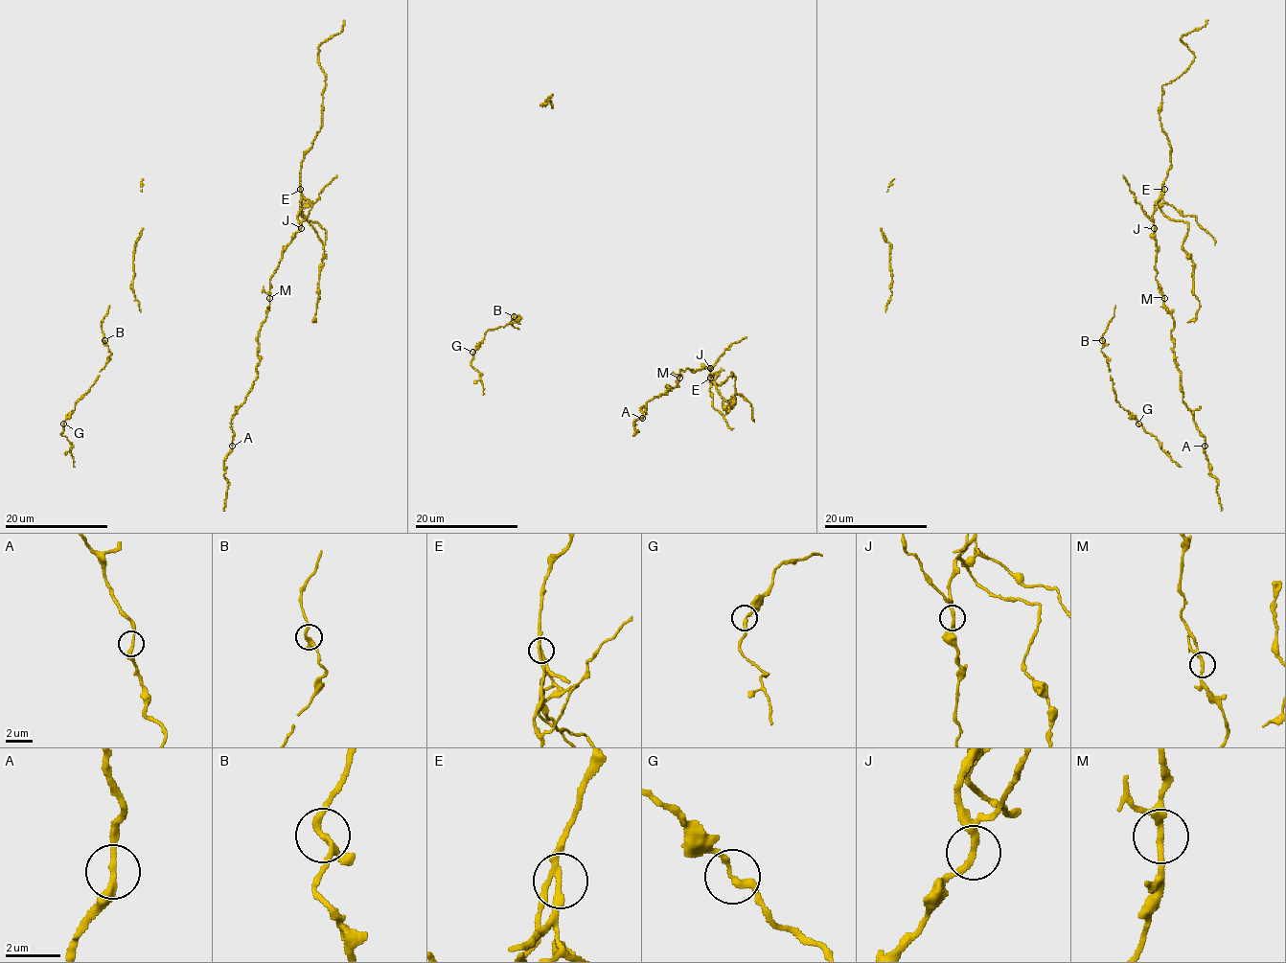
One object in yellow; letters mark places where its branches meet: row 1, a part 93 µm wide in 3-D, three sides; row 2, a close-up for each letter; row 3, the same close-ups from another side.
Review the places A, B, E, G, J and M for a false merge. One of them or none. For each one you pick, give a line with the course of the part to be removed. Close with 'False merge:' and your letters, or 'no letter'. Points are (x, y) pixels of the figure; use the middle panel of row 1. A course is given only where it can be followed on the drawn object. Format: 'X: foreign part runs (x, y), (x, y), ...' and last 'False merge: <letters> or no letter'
E: foreign part runs (710, 378), (717, 376), (709, 378), (725, 400), (733, 402), (733, 396), (727, 413), (722, 401)
False merge: E

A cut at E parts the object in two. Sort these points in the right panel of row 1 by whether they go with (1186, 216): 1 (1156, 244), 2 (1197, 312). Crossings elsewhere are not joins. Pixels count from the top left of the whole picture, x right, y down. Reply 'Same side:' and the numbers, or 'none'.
Same side: 2

